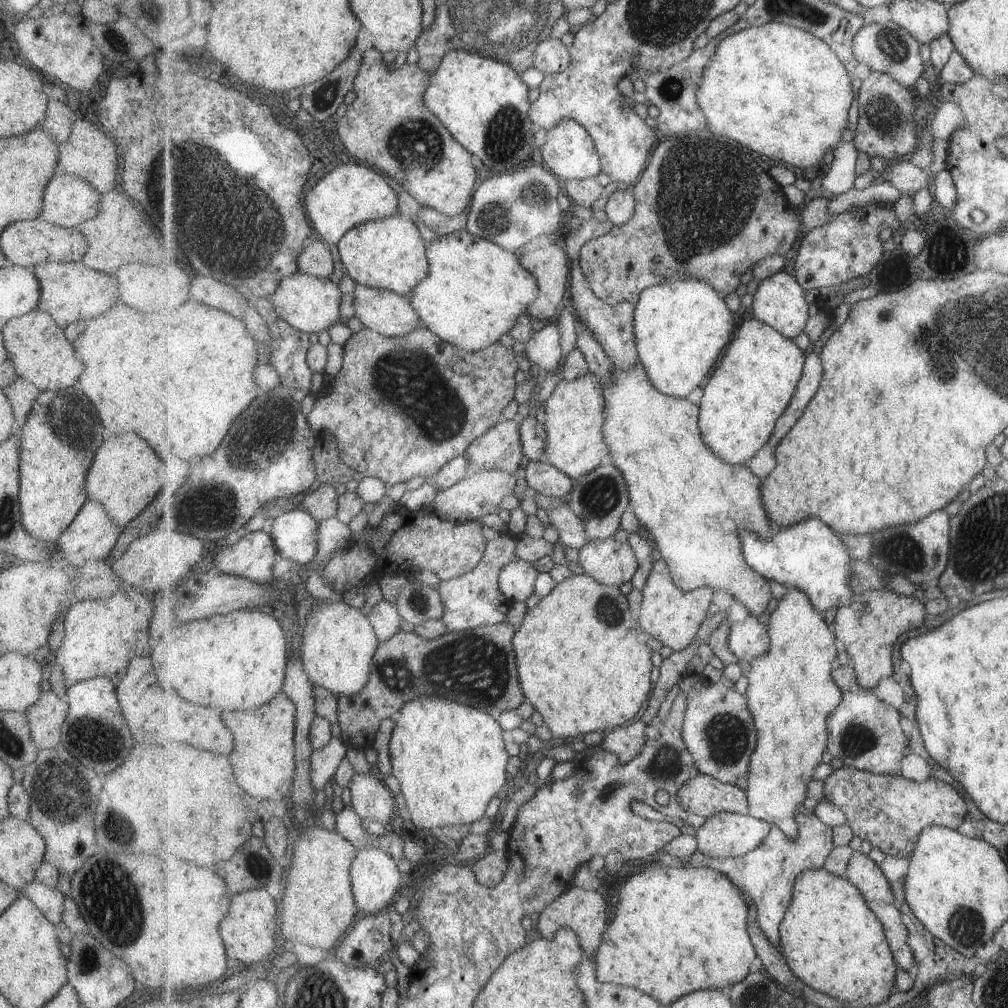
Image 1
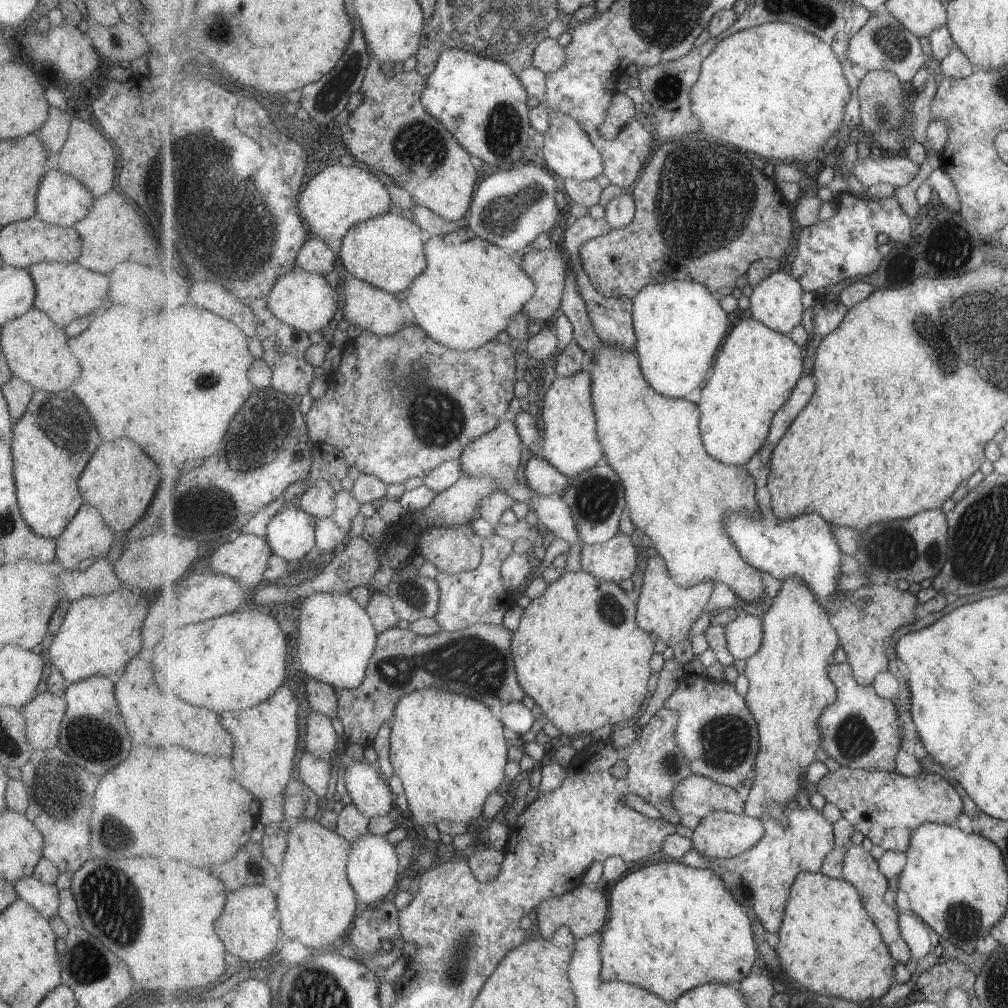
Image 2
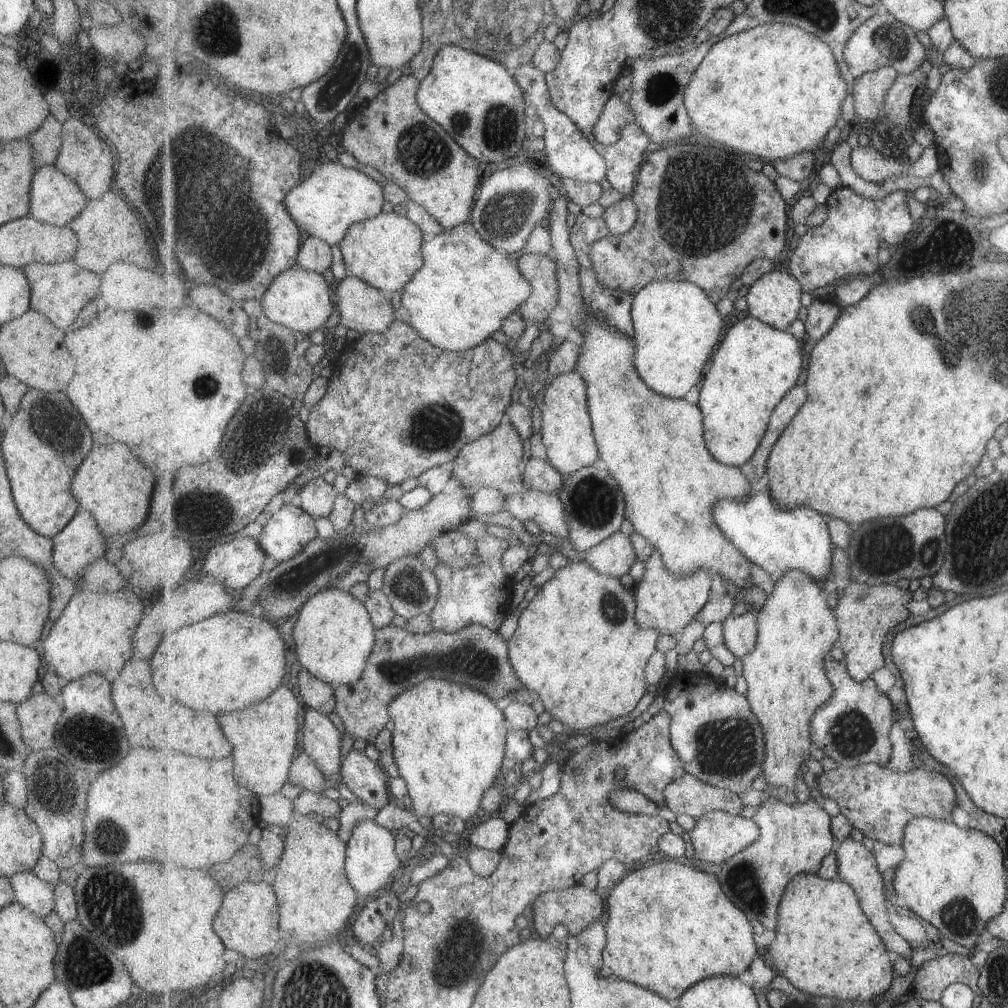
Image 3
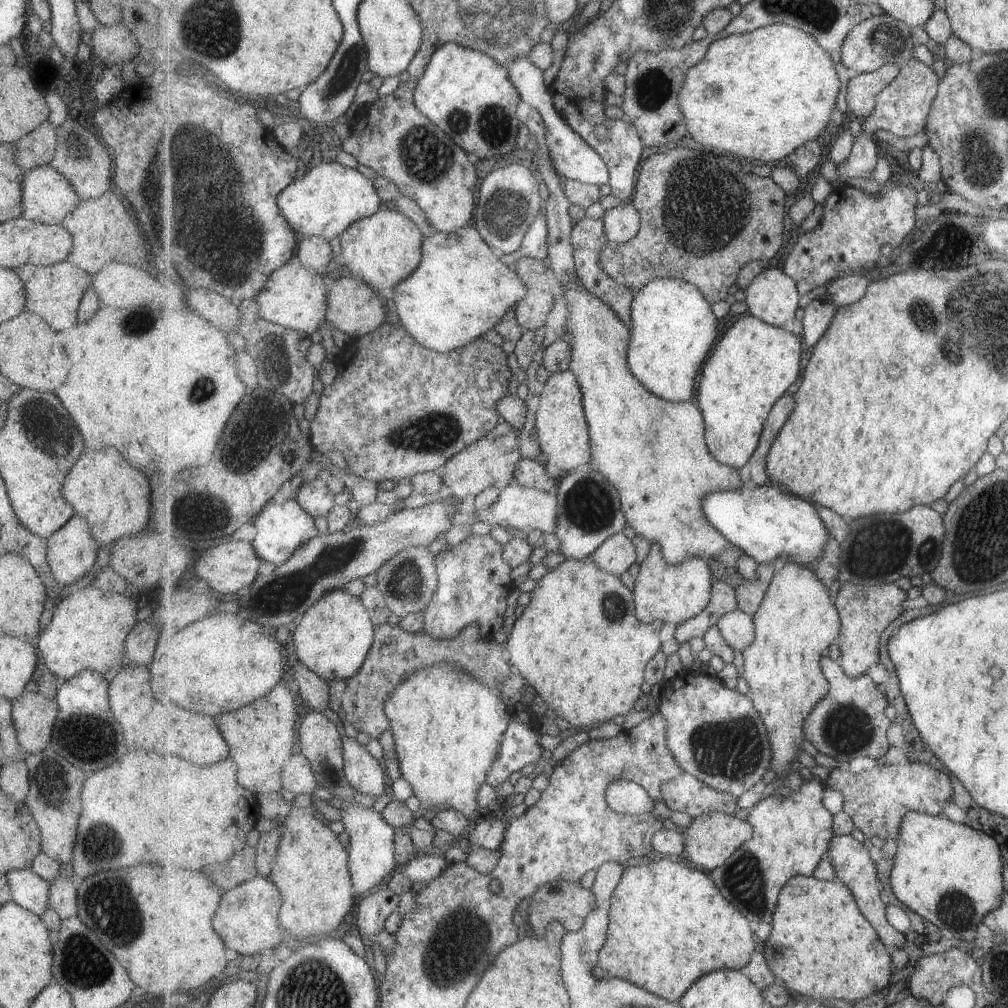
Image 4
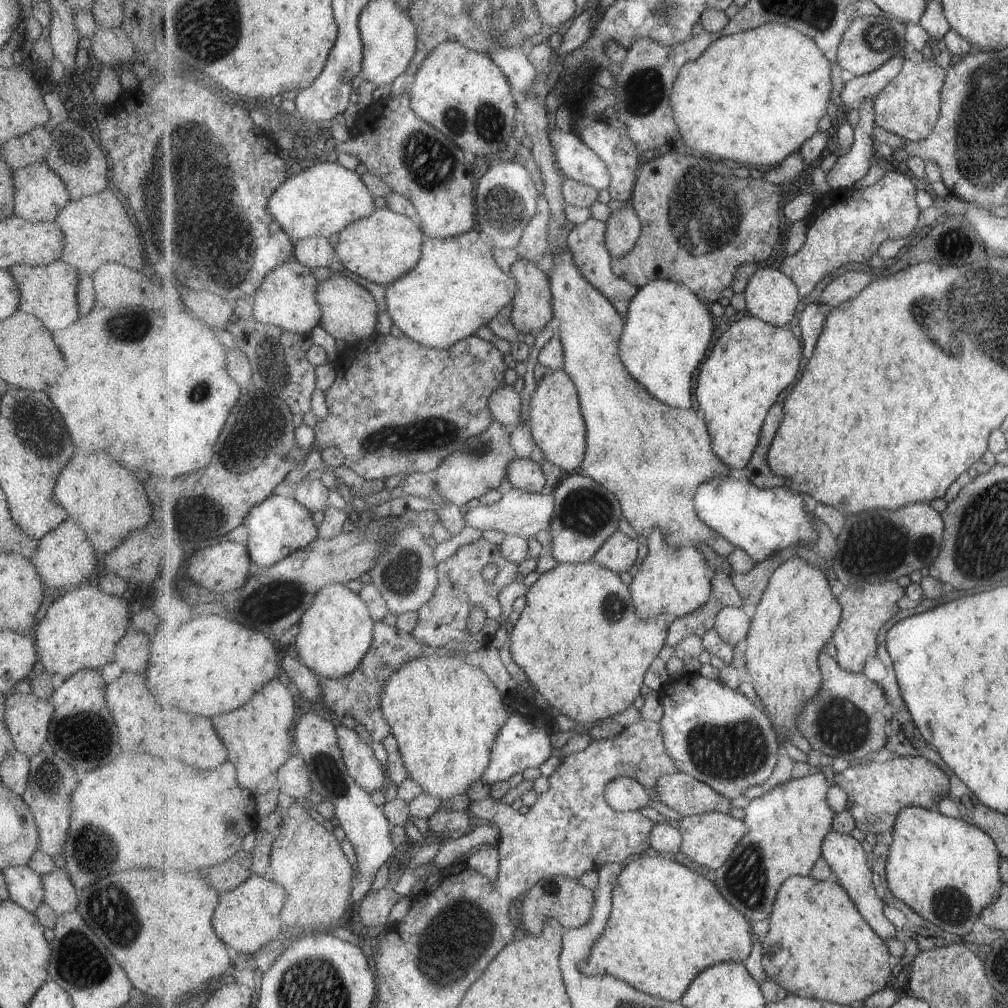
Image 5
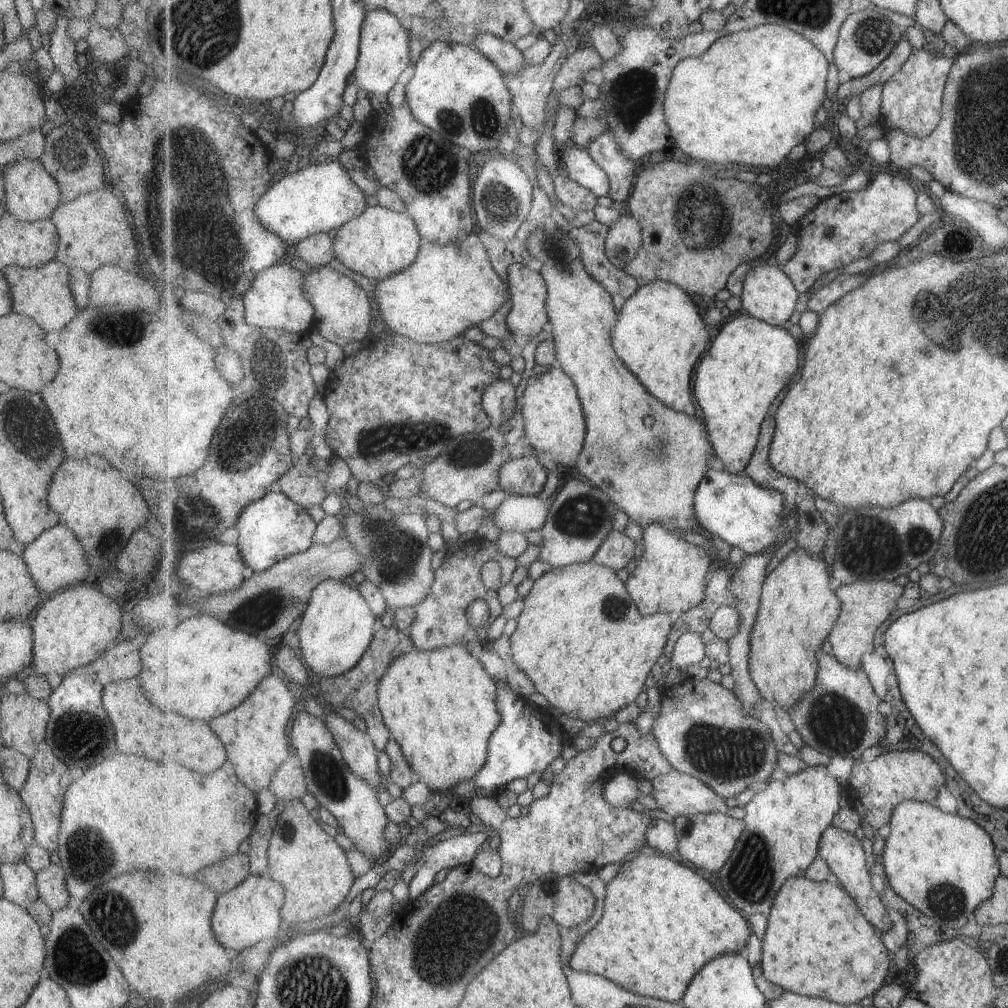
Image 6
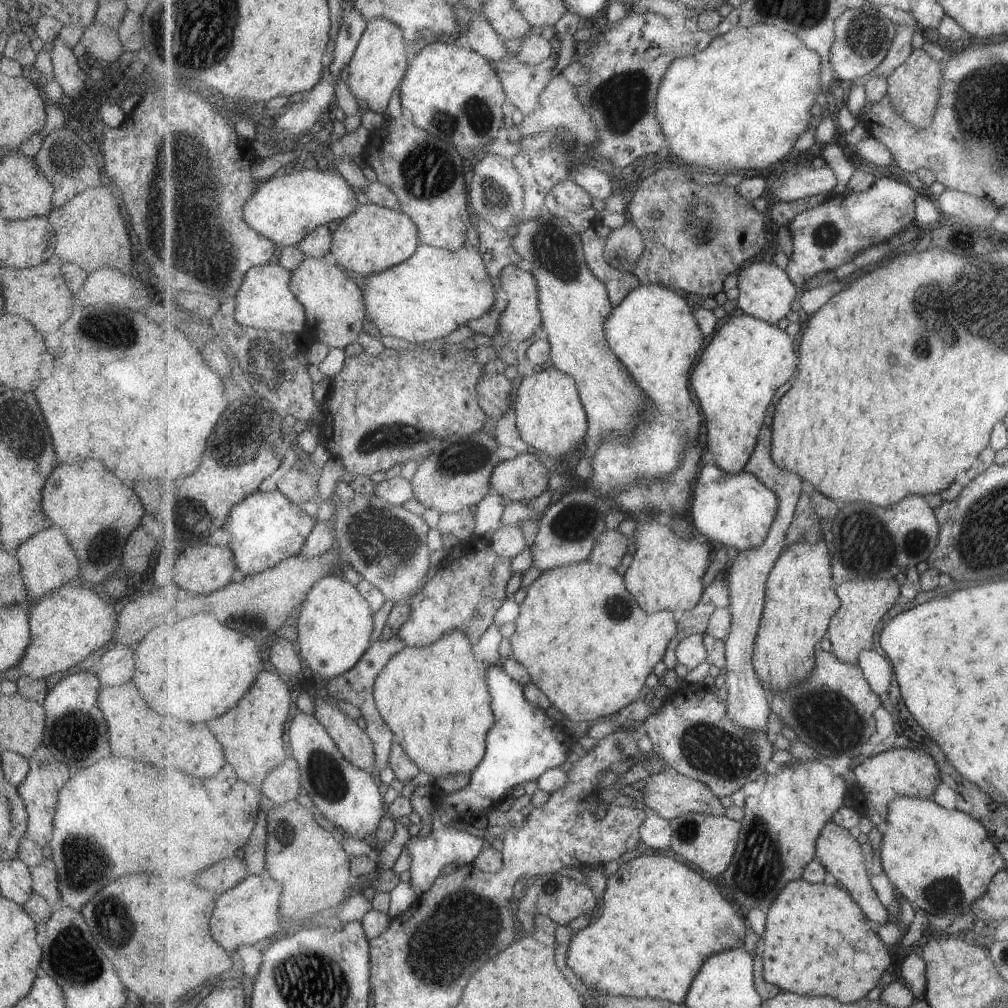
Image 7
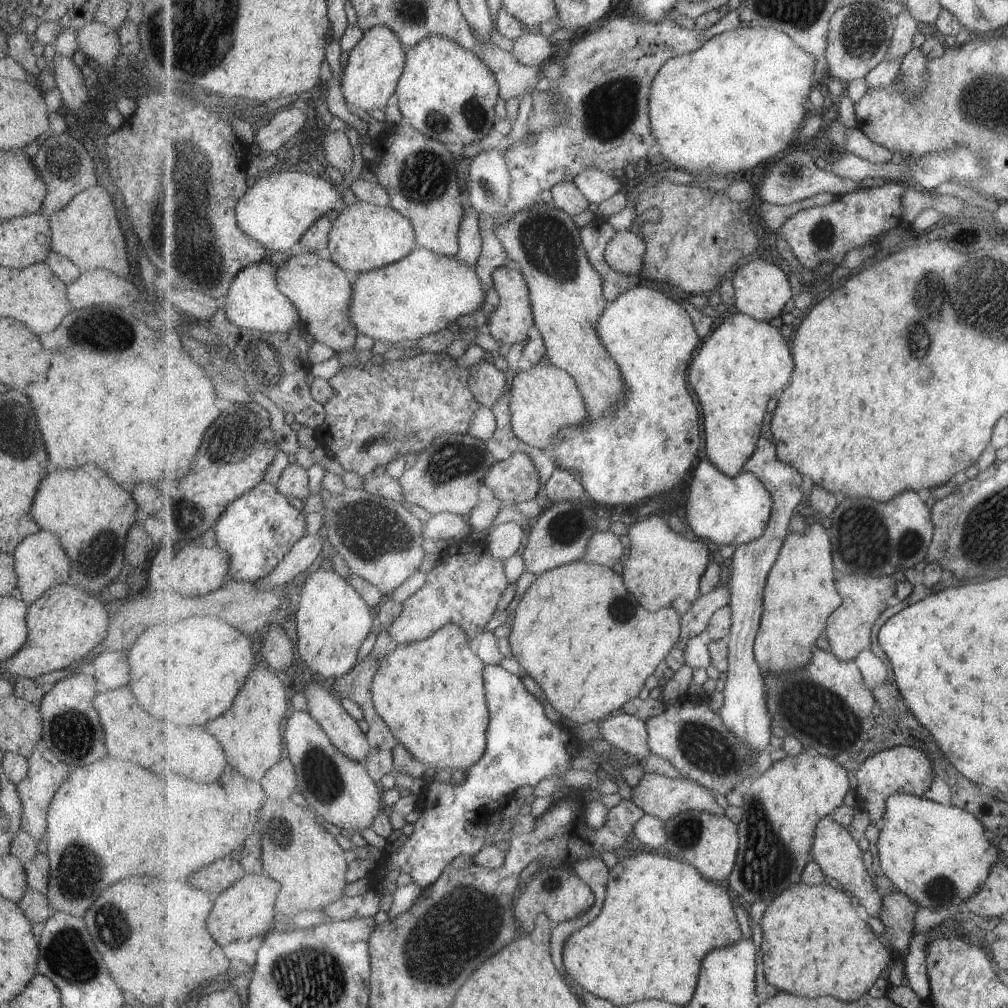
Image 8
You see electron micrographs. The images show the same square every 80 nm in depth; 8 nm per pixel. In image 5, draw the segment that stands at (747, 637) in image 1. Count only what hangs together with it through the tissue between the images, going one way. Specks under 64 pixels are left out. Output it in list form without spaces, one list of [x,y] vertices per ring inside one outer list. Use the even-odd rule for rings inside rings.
[[[724,608],[716,618],[714,628],[731,645],[742,646],[752,625],[752,614],[745,608]]]

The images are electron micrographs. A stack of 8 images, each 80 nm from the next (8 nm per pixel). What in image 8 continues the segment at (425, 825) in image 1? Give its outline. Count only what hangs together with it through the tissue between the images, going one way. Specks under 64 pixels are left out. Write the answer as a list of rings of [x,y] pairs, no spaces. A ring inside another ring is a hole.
[[[449,623],[442,628],[441,631],[432,634],[429,638],[422,641],[415,641],[414,643],[405,643],[400,645],[392,644],[388,652],[381,659],[379,670],[374,676],[372,684],[372,692],[374,694],[374,701],[377,712],[385,719],[389,728],[395,734],[399,744],[405,745],[405,748],[427,767],[440,768],[461,768],[467,772],[469,767],[473,767],[486,751],[486,732],[490,726],[490,710],[488,708],[488,700],[486,697],[486,686],[484,684],[484,670],[486,668],[485,662],[471,650],[469,641],[471,636],[464,631],[458,624]]]

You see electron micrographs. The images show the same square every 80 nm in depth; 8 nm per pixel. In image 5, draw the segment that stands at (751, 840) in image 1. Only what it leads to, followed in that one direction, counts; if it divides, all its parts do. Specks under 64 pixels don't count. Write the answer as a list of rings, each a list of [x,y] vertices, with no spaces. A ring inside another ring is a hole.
[[[719,811],[683,816],[679,820],[679,828],[684,838],[680,858],[689,858],[704,870],[717,870],[722,867],[738,847],[739,841],[750,831],[750,825],[744,819],[733,818],[730,814]]]

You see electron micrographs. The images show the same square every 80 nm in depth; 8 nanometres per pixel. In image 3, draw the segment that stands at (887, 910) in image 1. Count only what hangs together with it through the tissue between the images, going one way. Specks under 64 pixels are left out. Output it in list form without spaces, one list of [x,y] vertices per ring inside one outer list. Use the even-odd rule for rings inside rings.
[[[849,837],[843,844],[835,849],[840,868],[840,878],[848,882],[857,892],[859,902],[862,904],[863,910],[870,917],[871,922],[878,929],[879,934],[886,941],[887,948],[894,957],[905,957],[910,959],[913,956],[913,947],[907,942],[893,926],[891,915],[889,915],[889,904],[885,901],[885,884],[883,884],[883,874],[878,869],[878,862],[872,850],[867,850],[867,846],[863,846],[861,841],[855,841]]]

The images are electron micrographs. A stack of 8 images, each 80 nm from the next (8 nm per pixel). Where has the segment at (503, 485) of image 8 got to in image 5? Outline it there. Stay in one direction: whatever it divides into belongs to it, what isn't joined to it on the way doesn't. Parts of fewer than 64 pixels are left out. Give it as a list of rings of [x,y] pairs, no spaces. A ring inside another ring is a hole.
[[[515,459],[508,468],[507,486],[527,492],[541,493],[547,478],[540,464],[531,459]]]

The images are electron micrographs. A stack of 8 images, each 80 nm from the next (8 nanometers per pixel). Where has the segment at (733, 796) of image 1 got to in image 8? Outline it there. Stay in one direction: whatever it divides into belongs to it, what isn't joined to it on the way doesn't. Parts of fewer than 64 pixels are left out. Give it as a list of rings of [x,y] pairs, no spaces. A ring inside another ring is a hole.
[[[645,773],[641,782],[632,790],[633,802],[646,814],[668,821],[683,811],[705,811],[717,816],[725,814],[725,808],[715,800],[714,792],[700,782],[691,779],[676,779],[655,773]]]

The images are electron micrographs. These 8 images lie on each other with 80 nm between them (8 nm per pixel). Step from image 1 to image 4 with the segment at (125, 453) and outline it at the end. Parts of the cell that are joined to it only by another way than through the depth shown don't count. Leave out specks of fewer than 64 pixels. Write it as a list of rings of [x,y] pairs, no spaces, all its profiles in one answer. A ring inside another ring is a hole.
[[[99,448],[85,450],[81,458],[73,464],[62,484],[63,498],[73,507],[74,514],[83,516],[89,525],[91,536],[98,544],[109,544],[117,539],[146,530],[150,517],[150,485],[149,477],[135,467],[131,468],[125,458],[115,448]]]

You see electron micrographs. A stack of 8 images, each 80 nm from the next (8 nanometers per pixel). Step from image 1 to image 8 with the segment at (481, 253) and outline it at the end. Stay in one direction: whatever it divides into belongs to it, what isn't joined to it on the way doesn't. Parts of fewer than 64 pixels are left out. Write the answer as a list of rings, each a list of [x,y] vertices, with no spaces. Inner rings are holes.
[[[425,247],[415,248],[409,256],[386,267],[360,273],[353,286],[354,296],[348,309],[350,321],[358,332],[373,340],[391,343],[417,340],[433,332],[441,332],[460,317],[473,315],[486,302],[487,288],[480,279],[476,266],[464,263],[454,256],[439,255]]]

